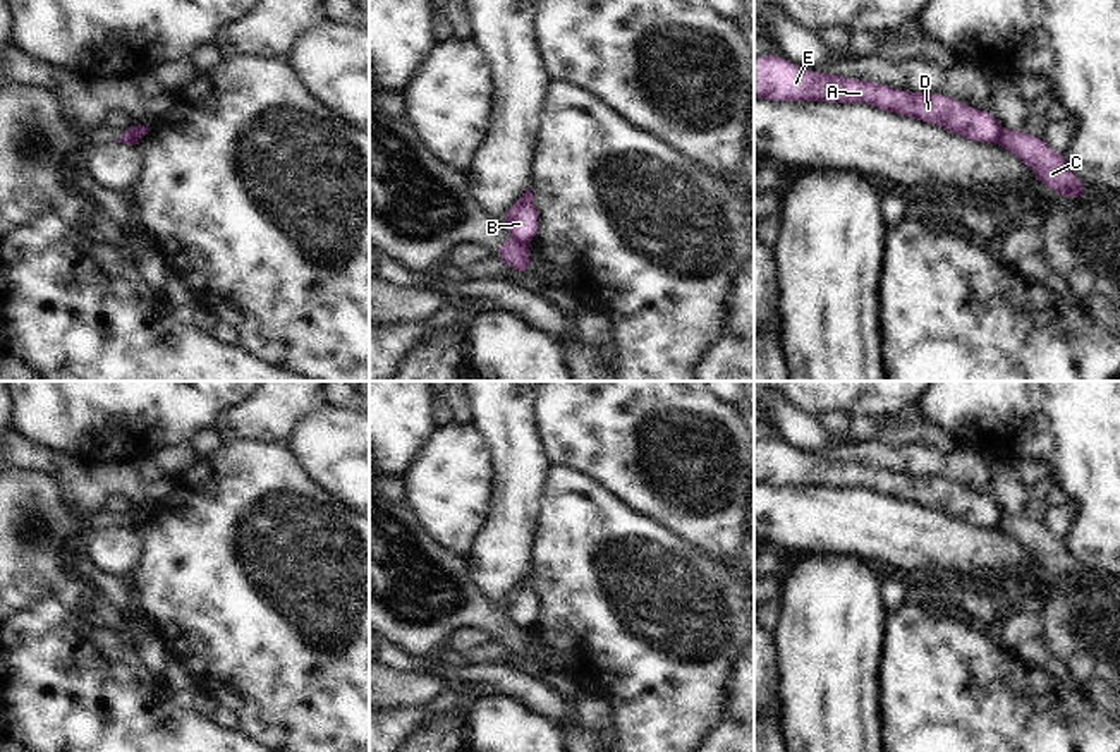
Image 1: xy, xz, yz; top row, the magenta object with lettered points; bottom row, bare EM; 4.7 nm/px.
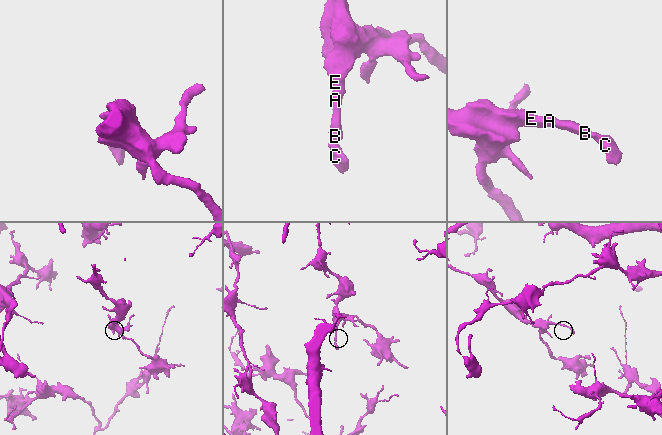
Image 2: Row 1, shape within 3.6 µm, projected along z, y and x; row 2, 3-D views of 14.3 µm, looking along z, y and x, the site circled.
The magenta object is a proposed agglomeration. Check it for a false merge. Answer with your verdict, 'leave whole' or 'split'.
split

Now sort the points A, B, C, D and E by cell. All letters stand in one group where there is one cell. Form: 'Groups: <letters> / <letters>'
Groups: A B D E / C.

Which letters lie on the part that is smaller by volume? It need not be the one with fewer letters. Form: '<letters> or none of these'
C

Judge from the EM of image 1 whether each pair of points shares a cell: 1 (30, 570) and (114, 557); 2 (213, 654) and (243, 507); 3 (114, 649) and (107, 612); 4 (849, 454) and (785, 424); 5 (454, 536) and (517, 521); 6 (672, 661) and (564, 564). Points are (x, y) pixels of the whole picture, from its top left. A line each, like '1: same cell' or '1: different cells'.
1: different cells
2: same cell
3: different cells
4: different cells
5: different cells
6: same cell

